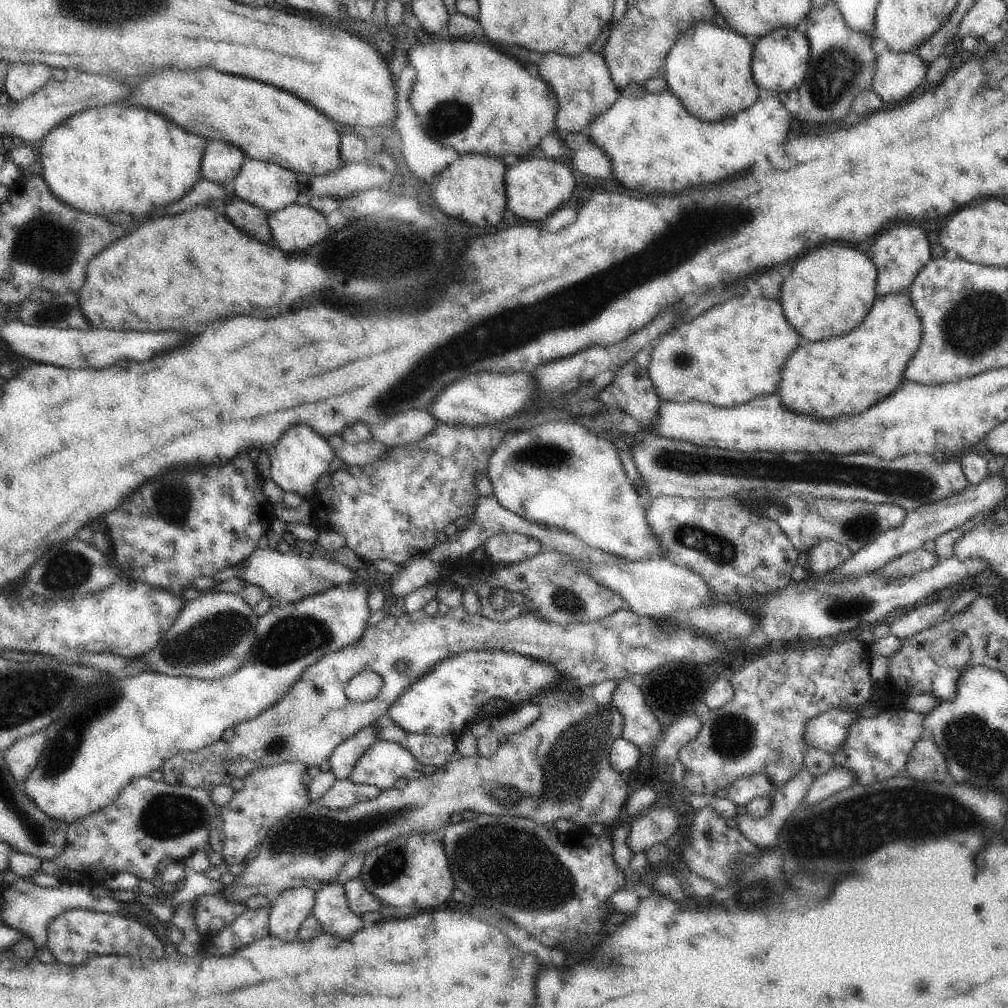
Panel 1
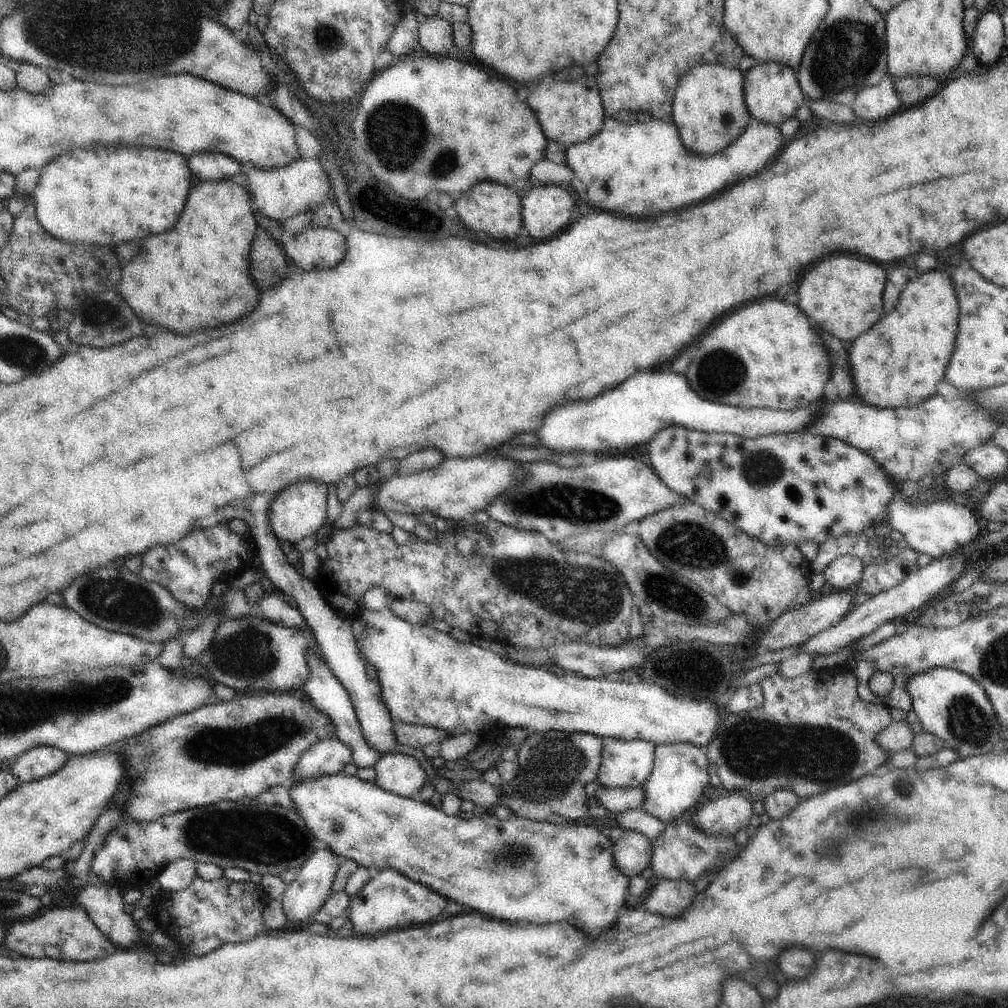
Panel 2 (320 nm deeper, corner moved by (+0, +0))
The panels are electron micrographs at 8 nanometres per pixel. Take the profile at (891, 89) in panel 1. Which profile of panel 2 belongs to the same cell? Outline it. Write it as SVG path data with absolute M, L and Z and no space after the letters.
M887 74L880 84L861 90L856 95L850 108L860 120L876 122L876 120L884 120L898 112L900 100L896 96L893 79Z

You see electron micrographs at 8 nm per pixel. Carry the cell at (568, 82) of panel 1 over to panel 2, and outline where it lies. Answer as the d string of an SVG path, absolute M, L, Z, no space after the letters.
M585 76L573 82L550 82L550 84L540 82L536 90L530 94L528 106L536 115L546 138L565 148L586 142L597 135L603 129L607 118L596 76Z

